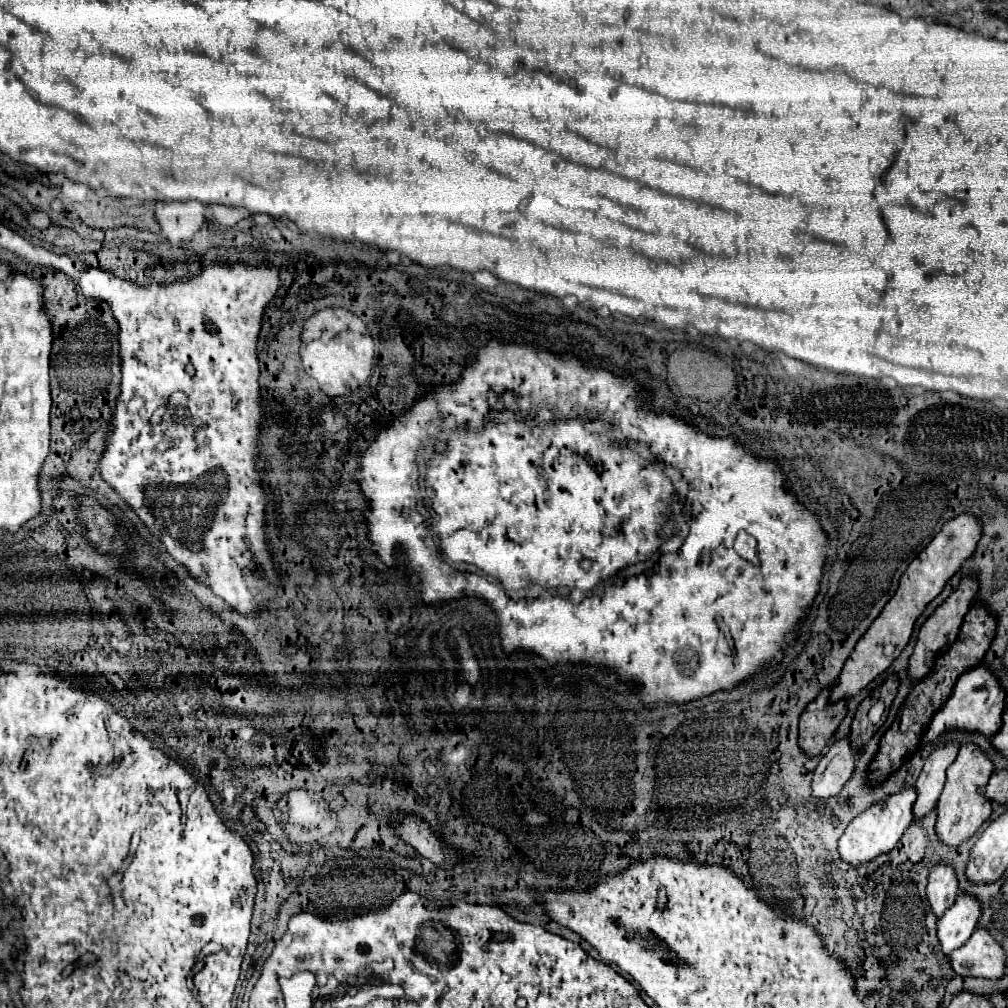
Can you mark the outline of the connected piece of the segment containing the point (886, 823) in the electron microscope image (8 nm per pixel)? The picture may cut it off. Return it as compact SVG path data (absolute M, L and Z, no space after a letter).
M908 787L896 795L890 795L878 803L872 803L864 813L860 813L846 829L846 833L840 839L840 855L844 861L848 861L850 865L860 865L866 863L874 857L878 857L880 853L888 853L890 849L894 849L894 845L898 843L898 839L902 837L902 833L908 829L908 825L914 821L914 801L916 801L916 789Z

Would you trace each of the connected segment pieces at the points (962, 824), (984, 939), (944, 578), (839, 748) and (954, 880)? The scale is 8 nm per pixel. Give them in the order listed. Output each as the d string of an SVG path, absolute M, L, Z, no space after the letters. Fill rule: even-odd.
M964 743L960 747L960 753L958 753L954 765L950 765L950 769L948 769L948 779L946 779L944 791L938 799L936 829L938 829L938 837L942 837L942 841L946 841L948 845L958 845L958 843L966 841L990 817L992 801L986 797L986 783L988 783L988 777L992 771L994 771L992 759L978 745Z
M980 927L960 949L950 953L950 961L958 975L1000 979L1006 967L1006 953L988 929Z
M962 513L954 519L950 519L940 533L928 543L928 547L908 565L906 573L900 579L900 587L894 593L894 597L886 603L884 611L878 615L878 619L870 625L870 629L864 633L864 637L858 641L854 653L850 655L850 659L846 661L838 683L832 689L832 697L830 701L838 701L838 699L850 699L856 693L860 693L870 681L874 681L880 673L884 673L890 663L900 655L900 651L906 647L914 623L916 619L924 613L926 605L938 597L944 589L944 585L958 573L958 569L962 567L962 563L974 555L976 545L982 537L982 523L978 517L974 517L972 513ZM888 645L894 645L894 653L886 655L884 649Z
M848 737L832 741L816 767L812 781L812 795L820 799L838 795L852 777L860 753L862 749L854 749Z
M940 861L930 869L926 895L936 917L942 917L942 913L950 905L954 905L958 897L958 877L952 865L946 865Z

